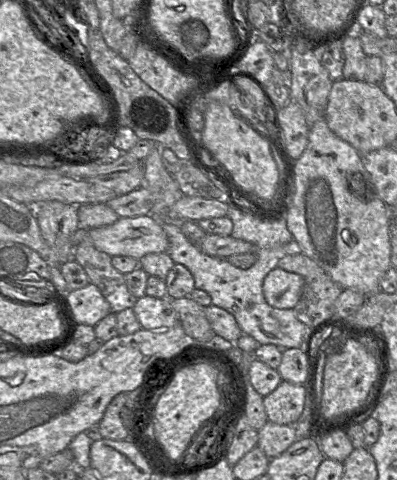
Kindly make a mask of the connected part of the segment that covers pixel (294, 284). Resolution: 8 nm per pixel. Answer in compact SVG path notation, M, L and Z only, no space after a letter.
M277 266L264 278L263 294L272 307L293 309L303 294L304 285L303 276Z

